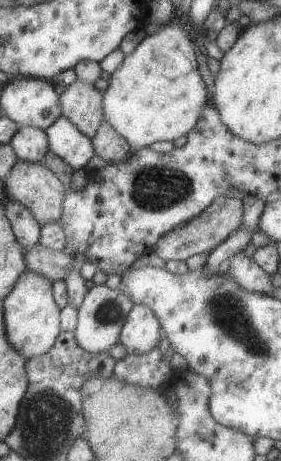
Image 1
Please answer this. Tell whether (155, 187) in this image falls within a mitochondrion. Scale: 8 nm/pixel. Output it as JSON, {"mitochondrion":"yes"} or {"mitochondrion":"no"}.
{"mitochondrion":"yes"}

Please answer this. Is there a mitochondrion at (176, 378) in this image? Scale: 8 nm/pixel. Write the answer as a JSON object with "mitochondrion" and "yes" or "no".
{"mitochondrion":"no"}

